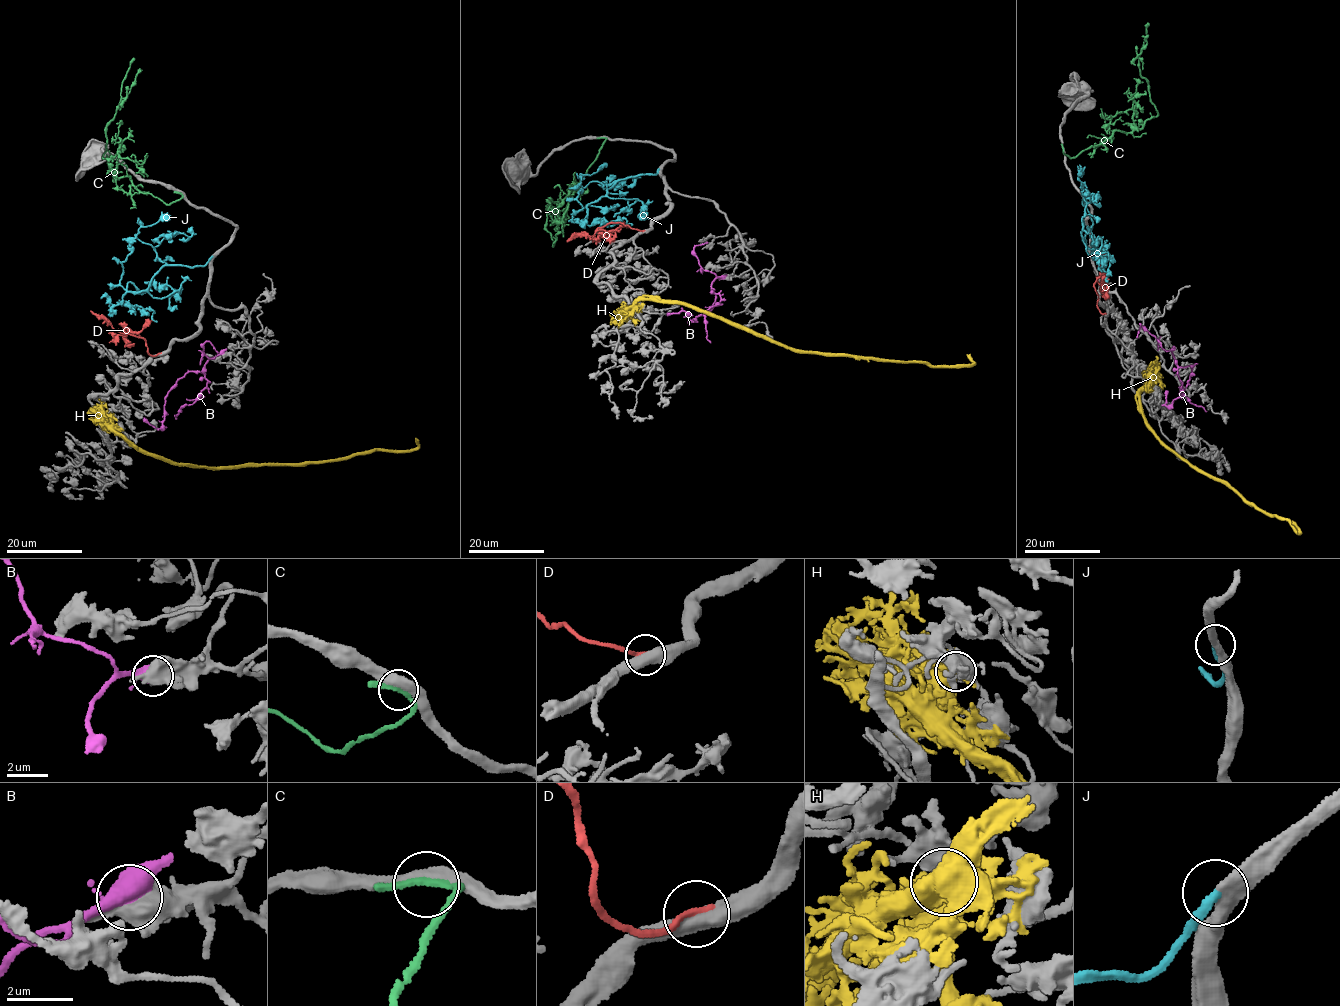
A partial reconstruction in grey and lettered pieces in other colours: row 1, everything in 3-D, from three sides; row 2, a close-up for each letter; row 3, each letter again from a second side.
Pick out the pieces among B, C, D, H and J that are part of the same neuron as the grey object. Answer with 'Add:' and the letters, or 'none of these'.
Add: D, J

